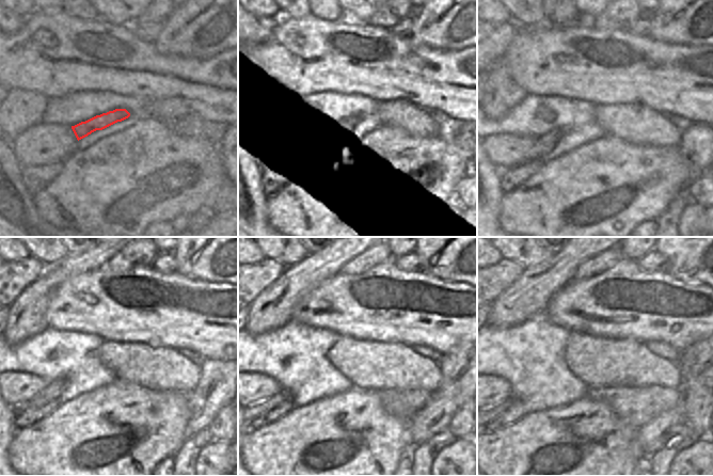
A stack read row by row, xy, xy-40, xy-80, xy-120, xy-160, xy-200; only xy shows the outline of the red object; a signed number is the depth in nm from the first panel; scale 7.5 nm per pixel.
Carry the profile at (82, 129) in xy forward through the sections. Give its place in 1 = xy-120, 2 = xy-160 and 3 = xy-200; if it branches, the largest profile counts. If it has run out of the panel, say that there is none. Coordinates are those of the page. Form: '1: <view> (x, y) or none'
1: xy-120 (52, 391)
2: xy-160 (282, 397)
3: xy-200 (502, 407)

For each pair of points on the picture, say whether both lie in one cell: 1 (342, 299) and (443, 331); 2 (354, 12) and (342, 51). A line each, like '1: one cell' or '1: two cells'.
1: one cell
2: two cells

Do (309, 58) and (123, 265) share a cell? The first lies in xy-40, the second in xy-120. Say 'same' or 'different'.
different

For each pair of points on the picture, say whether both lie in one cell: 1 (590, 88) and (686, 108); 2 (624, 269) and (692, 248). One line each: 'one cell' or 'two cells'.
1: one cell
2: two cells

